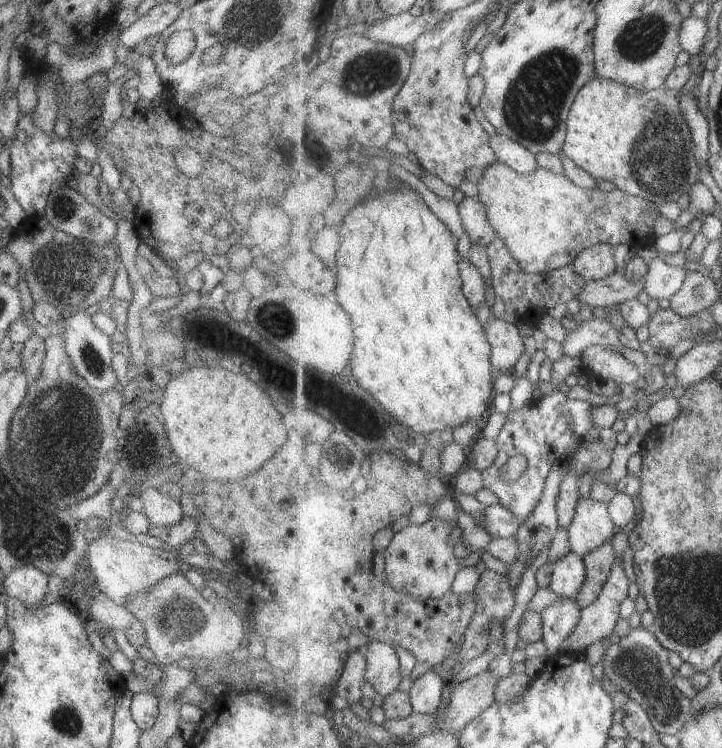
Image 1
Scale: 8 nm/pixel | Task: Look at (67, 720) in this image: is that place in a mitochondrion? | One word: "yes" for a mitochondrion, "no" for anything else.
yes

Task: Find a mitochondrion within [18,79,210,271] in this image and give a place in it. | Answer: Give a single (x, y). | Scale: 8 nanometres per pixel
(65, 211)

